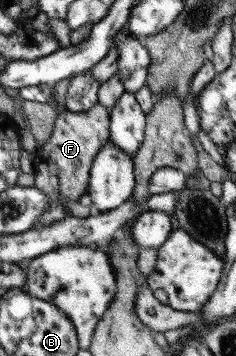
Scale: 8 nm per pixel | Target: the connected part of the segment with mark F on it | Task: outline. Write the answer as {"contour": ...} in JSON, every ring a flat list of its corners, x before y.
{"contour":[[99,103,91,109,80,112,59,110,52,136,42,144,40,156,43,157,43,162,38,168,39,174,36,174,34,184,48,195,50,200,48,209,34,223,33,230,65,219,65,210,62,205,59,205,57,192,69,197,71,201,79,201,81,195,87,191,93,160,110,139,109,114,110,109]]}

